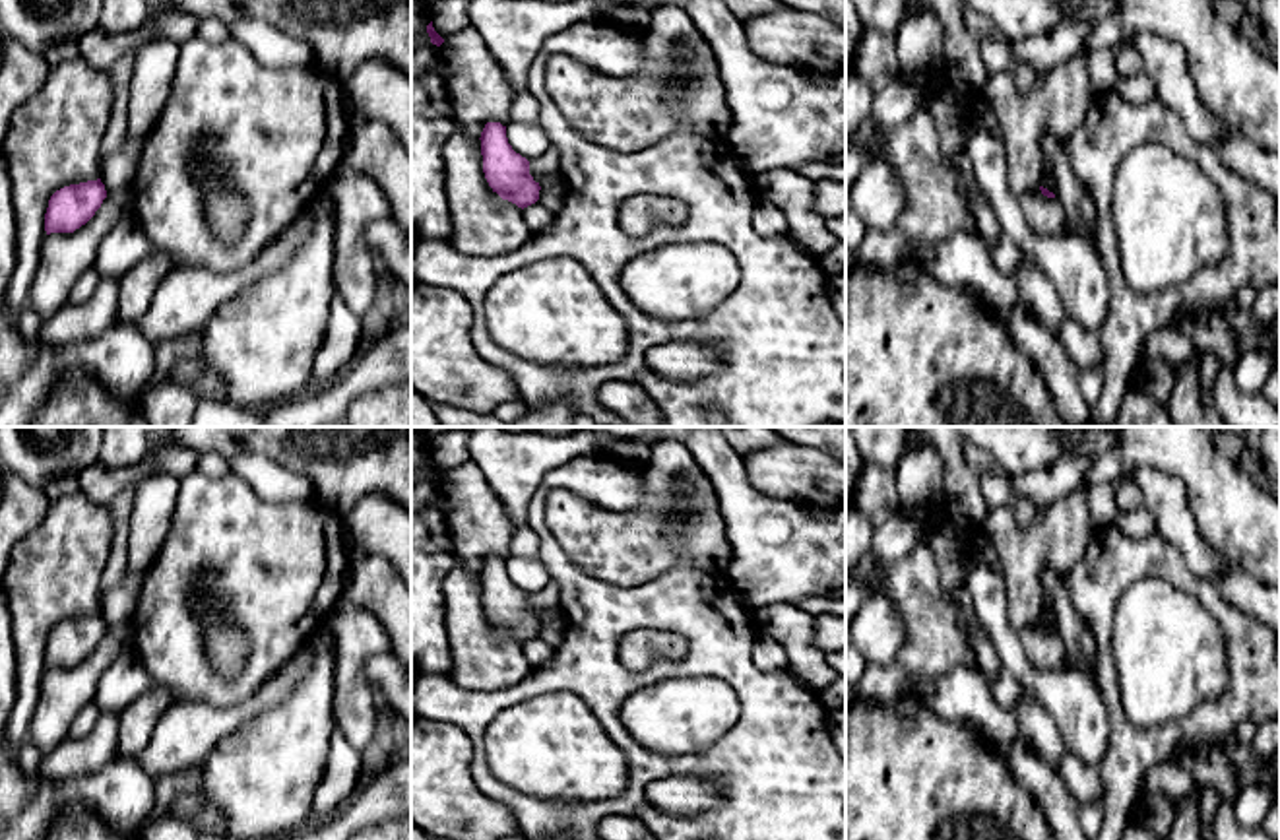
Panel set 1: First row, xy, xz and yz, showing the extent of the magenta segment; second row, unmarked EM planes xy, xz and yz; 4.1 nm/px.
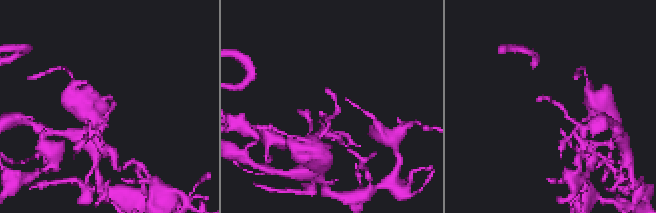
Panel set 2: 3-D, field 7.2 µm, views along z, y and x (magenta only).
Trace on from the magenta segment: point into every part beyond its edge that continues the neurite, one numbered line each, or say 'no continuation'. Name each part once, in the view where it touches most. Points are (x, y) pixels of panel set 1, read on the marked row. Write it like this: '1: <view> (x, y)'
1: xy (119, 169)

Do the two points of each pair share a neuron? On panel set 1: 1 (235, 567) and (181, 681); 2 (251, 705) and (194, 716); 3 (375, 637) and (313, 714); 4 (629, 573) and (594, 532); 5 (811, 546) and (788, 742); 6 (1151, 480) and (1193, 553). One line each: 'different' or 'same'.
1: same
2: same
3: different
4: same
5: different
6: same

